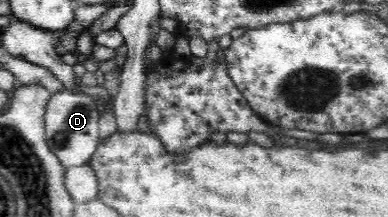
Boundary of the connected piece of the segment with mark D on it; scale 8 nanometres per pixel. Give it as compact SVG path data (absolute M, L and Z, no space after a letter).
M66 88L52 93L45 108L45 137L50 150L60 159L64 168L87 164L92 158L99 145L98 120L100 113L96 109L94 97L82 91L70 91Z

